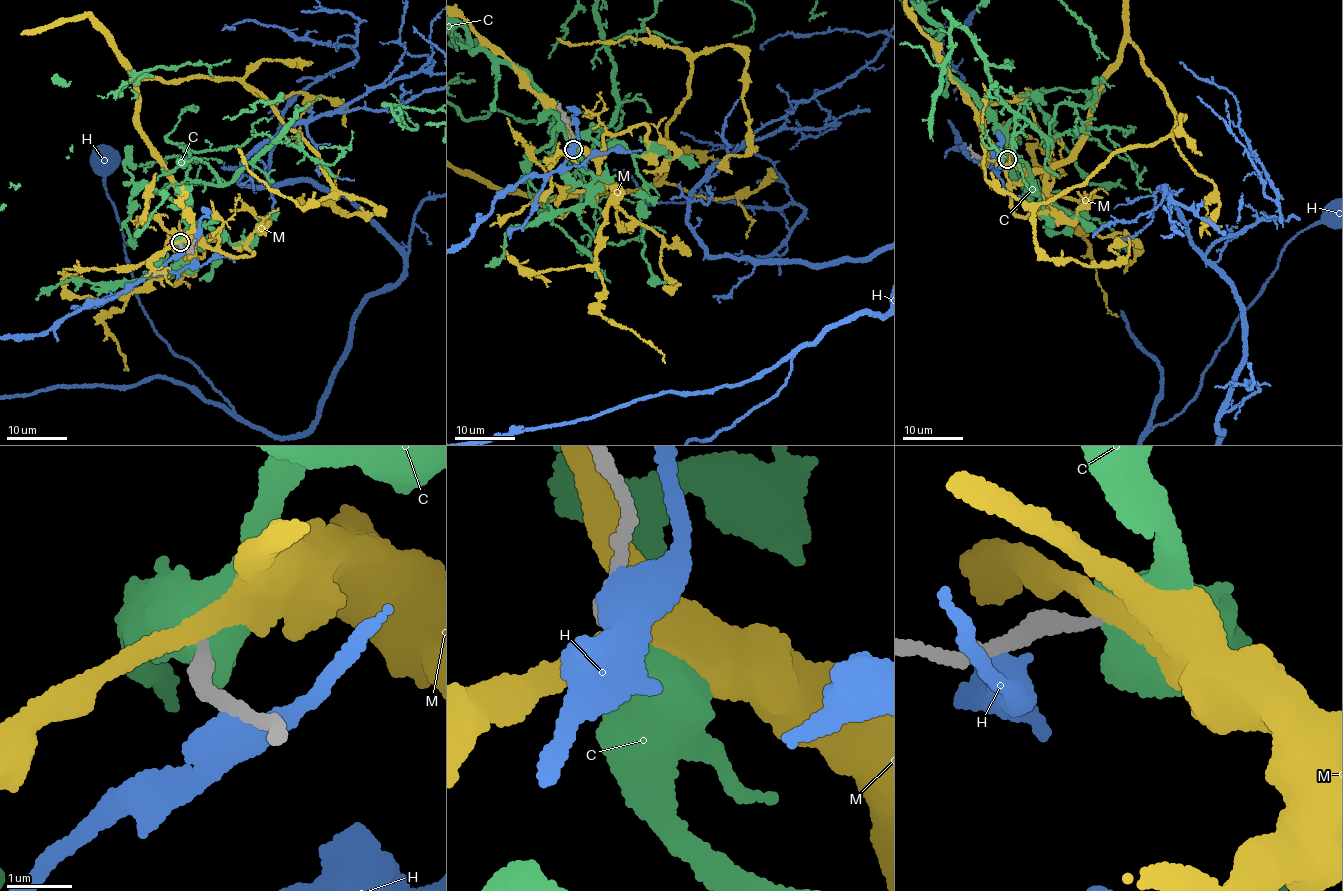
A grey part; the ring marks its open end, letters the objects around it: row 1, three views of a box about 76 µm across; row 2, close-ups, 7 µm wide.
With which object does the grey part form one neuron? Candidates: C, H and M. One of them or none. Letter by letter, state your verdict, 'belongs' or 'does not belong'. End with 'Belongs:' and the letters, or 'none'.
C: does not belong
H: does not belong
M: belongs
Belongs: M

